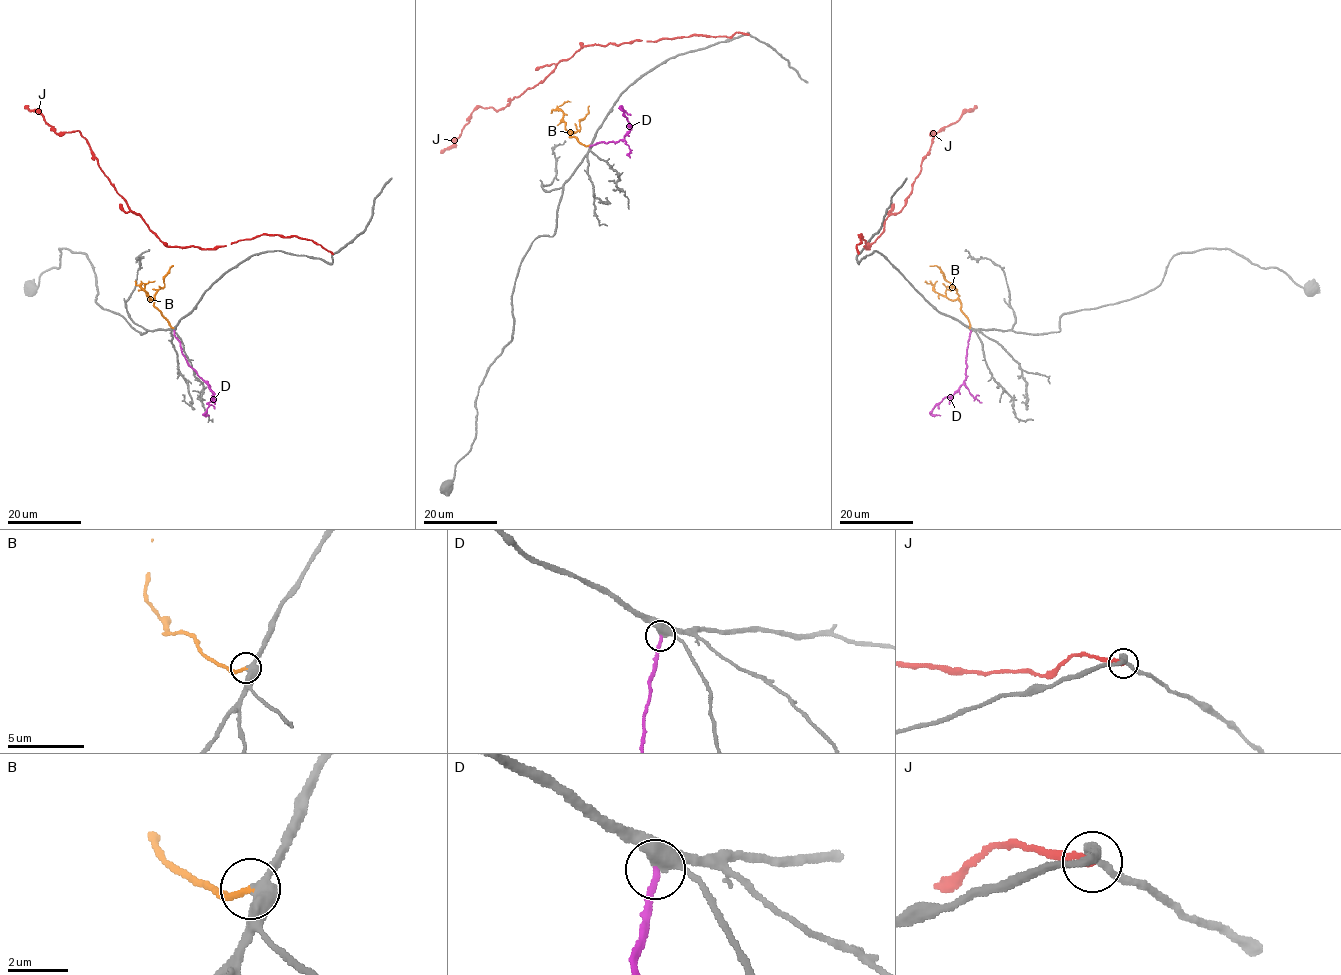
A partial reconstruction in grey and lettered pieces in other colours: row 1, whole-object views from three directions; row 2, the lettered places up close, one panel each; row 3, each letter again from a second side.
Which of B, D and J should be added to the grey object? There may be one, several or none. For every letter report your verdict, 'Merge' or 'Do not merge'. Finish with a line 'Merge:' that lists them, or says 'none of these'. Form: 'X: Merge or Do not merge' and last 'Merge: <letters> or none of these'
B: Merge
D: Merge
J: Do not merge
Merge: B, D

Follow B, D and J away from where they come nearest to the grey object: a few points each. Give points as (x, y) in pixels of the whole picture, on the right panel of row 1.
B: (969, 328), (959, 295), (939, 267), (929, 266)
D: (971, 330), (966, 377), (952, 394), (937, 404), (930, 413), (940, 415)
J: (858, 253), (859, 234), (869, 248), (885, 220), (905, 205), (935, 135), (931, 131), (977, 107)

